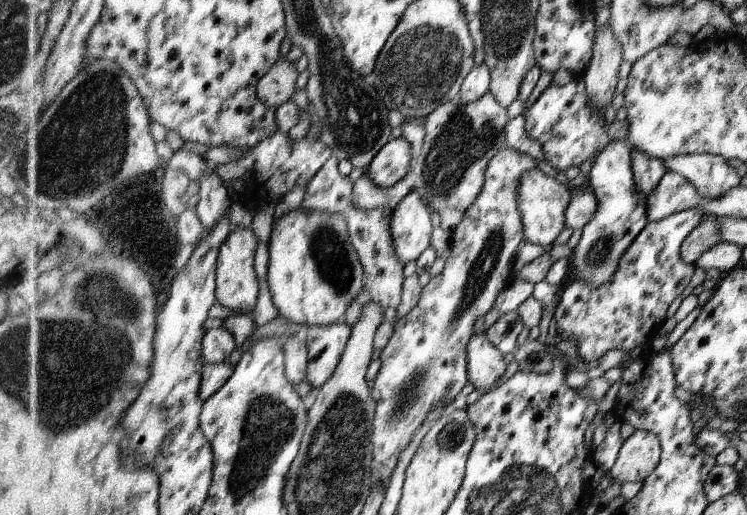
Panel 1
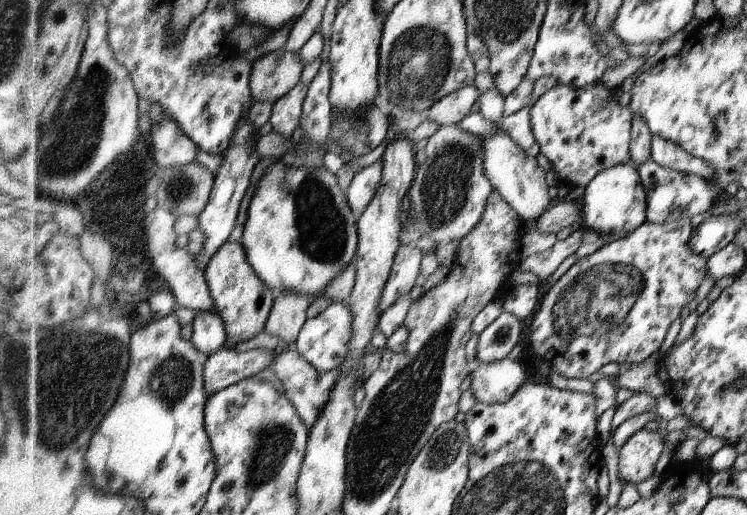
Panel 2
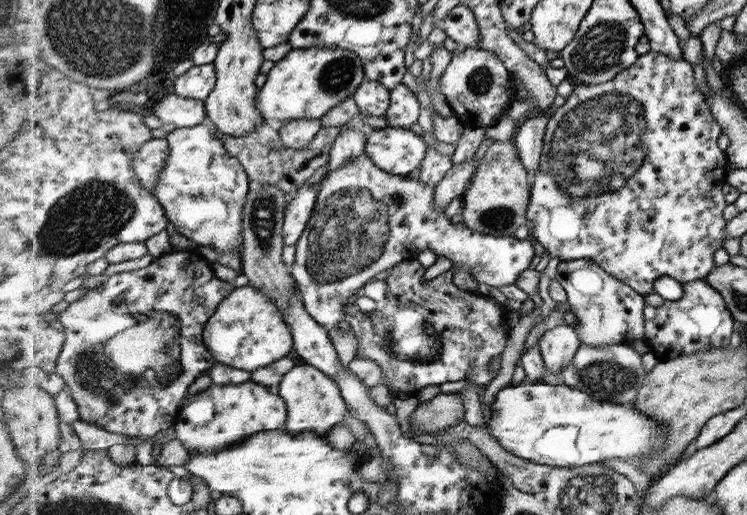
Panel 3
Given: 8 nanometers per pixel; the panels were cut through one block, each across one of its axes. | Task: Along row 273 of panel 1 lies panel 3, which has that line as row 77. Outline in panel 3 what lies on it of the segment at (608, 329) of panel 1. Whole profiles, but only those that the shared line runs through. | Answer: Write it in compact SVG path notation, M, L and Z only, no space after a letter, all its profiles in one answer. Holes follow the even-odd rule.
M653 51L647 54L640 55L639 59L636 60L635 64L628 67L624 71L620 71L618 75L612 80L607 80L606 83L602 84L576 84L573 88L573 92L570 96L565 98L565 103L558 107L556 111L554 110L549 114L549 123L546 127L546 132L544 134L544 150L542 150L542 158L538 160L540 166L536 170L536 176L533 177L532 189L531 189L531 206L528 207L528 224L532 225L530 229L530 234L536 238L536 240L544 247L544 250L548 251L550 258L558 256L562 261L571 261L578 259L588 259L594 261L596 264L600 265L600 268L607 270L612 276L616 277L618 280L624 281L624 284L631 285L636 292L641 295L648 295L654 293L654 281L661 276L670 276L674 280L684 284L690 283L694 279L704 279L706 275L710 274L714 270L714 252L718 249L718 246L723 246L724 238L727 238L727 222L722 218L722 210L726 208L726 200L724 200L724 194L722 194L722 184L727 182L727 173L730 171L728 168L728 158L726 154L718 148L718 138L720 138L720 126L718 126L718 121L714 116L710 116L710 108L708 104L704 102L704 94L698 92L696 84L694 84L694 78L692 78L692 68L688 62L683 60L676 61L674 58L665 56L663 53L654 53Z

